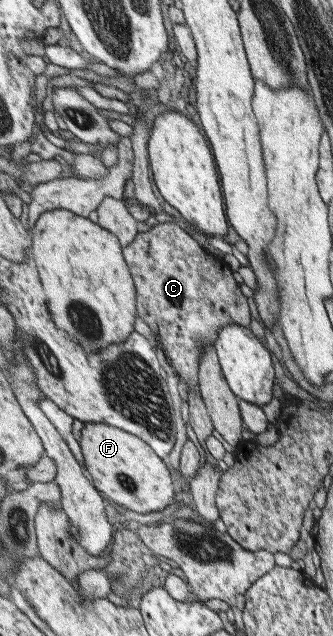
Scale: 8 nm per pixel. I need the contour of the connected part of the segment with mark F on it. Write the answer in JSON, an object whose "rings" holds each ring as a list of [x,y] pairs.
{"rings":[[[86,423],[80,444],[92,482],[113,502],[143,514],[163,511],[174,503],[175,485],[167,460],[149,442],[109,424]]]}

